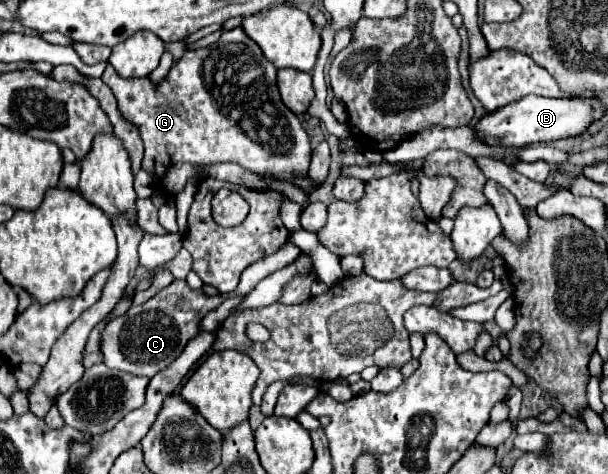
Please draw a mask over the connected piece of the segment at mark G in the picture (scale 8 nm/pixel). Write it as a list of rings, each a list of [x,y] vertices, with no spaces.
[[[237,26],[229,32],[223,32],[215,44],[185,52],[159,86],[153,86],[149,78],[123,78],[111,64],[107,65],[101,79],[115,94],[121,114],[139,126],[139,134],[145,142],[143,168],[153,178],[155,190],[163,190],[167,196],[175,196],[181,192],[189,178],[199,178],[195,166],[217,162],[233,162],[255,174],[287,182],[307,174],[312,153],[309,136],[303,130],[299,118],[281,102],[275,74],[277,68]]]

